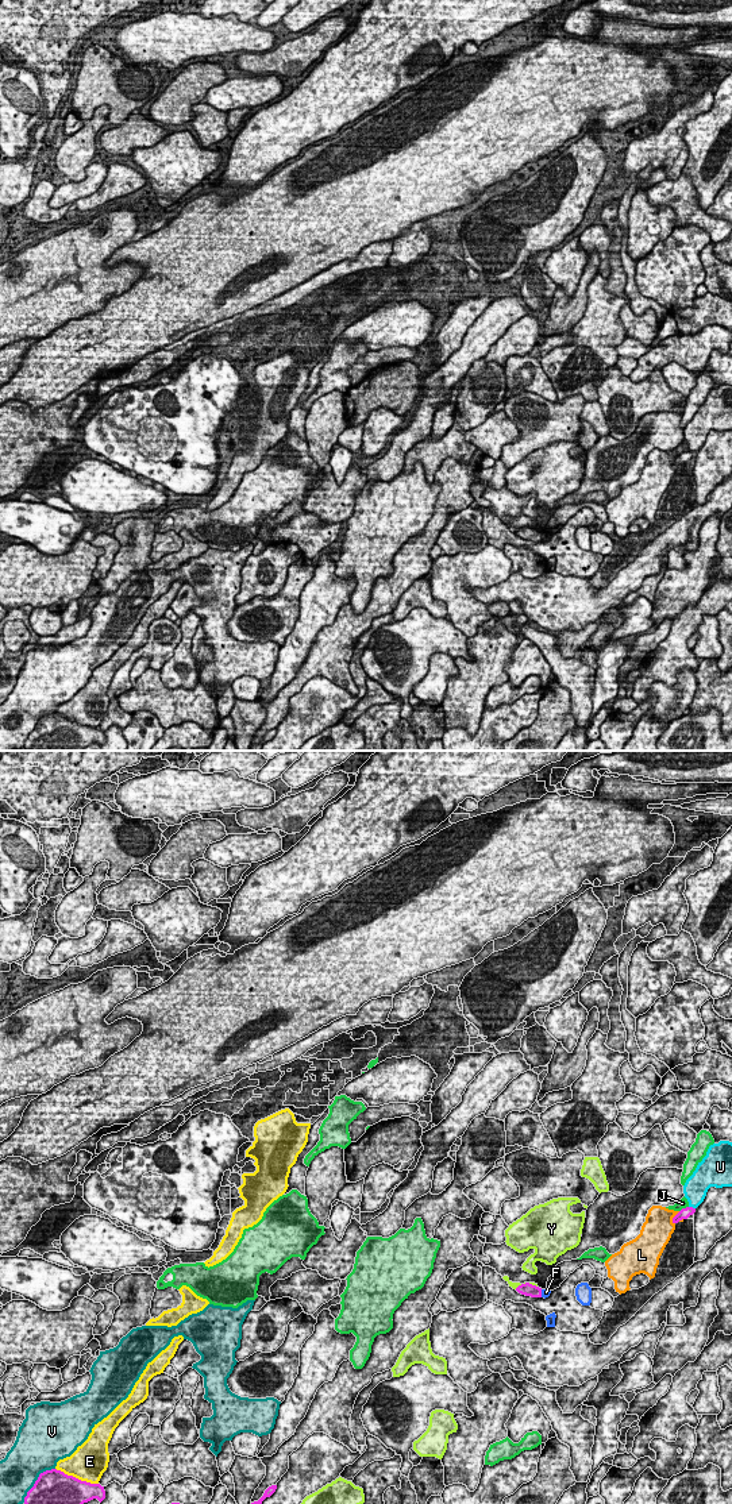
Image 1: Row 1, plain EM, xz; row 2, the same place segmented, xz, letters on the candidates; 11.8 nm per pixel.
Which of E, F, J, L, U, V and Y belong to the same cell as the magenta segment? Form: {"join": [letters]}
{"join": []}

